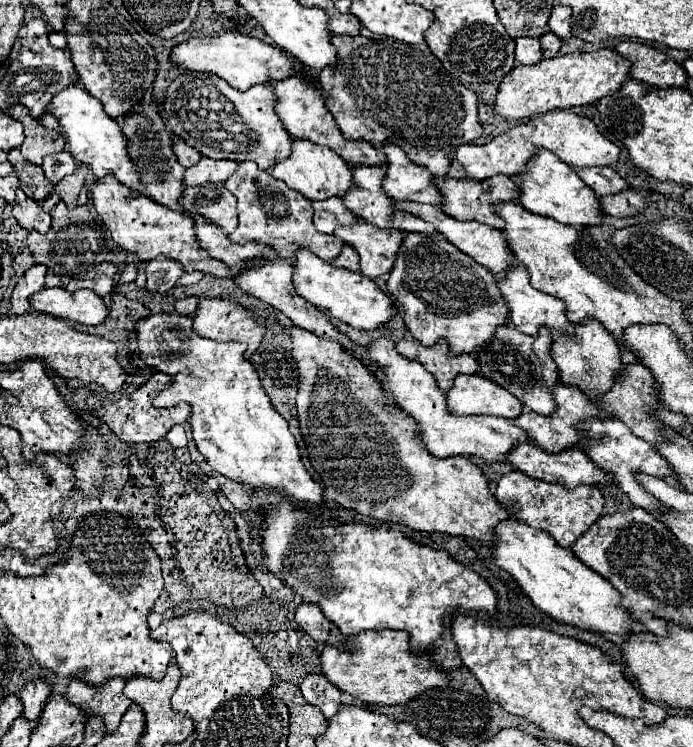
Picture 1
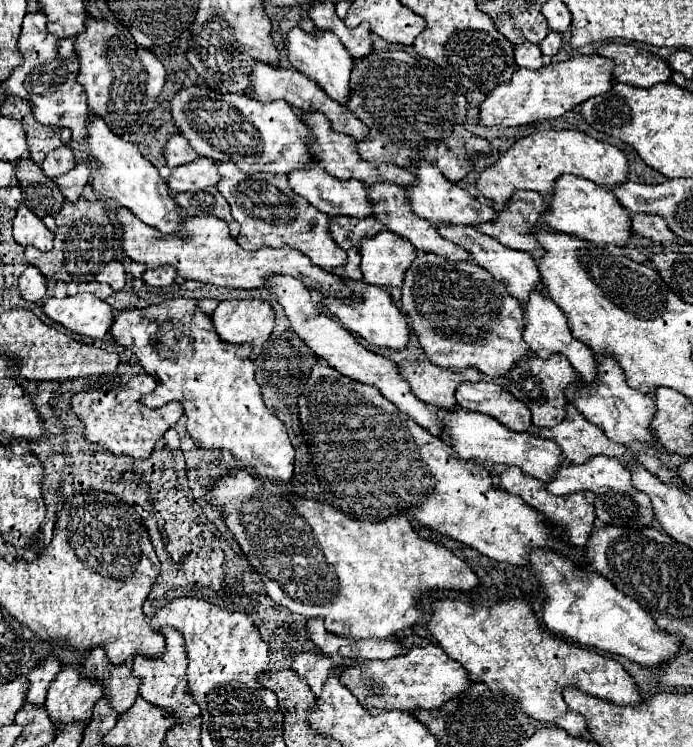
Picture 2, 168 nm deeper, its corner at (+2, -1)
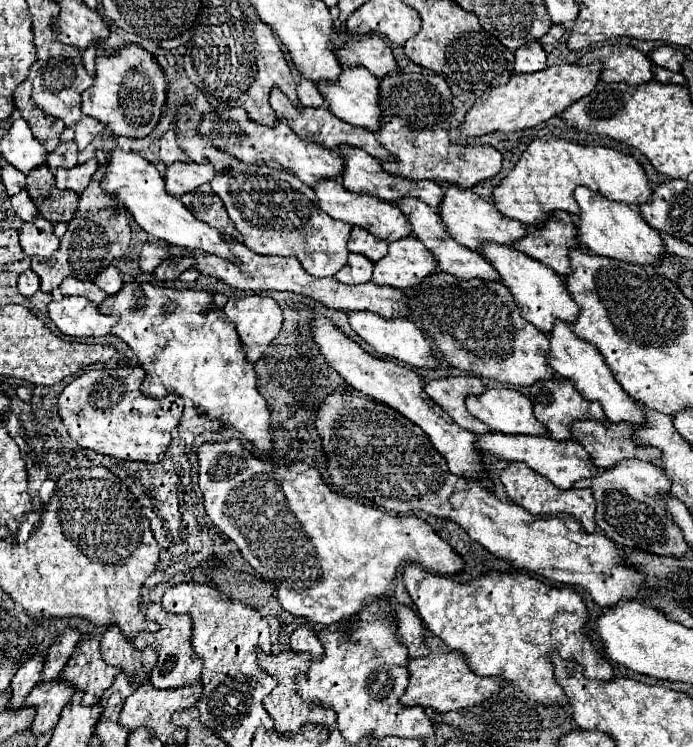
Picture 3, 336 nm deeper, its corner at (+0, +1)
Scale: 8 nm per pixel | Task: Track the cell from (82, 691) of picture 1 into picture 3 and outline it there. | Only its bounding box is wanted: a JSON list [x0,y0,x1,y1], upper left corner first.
[100,625,156,675]

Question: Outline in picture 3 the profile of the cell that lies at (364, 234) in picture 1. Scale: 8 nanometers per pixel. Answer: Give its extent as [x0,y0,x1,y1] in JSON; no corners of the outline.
[372,237,438,289]

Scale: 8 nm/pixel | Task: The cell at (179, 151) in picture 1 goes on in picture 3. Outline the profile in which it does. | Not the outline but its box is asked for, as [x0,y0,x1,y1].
[160,129,190,165]

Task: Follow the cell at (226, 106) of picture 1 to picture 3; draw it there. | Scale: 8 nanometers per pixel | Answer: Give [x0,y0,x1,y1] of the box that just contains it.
[202,113,344,187]

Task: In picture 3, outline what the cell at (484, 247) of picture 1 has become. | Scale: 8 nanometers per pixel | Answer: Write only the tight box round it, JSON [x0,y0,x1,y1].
[482,243,580,333]

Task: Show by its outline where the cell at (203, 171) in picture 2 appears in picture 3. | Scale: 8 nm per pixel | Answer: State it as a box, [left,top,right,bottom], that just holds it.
[164,163,214,197]

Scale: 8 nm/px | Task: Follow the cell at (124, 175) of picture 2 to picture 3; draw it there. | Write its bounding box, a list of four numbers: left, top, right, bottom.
[100,147,240,263]

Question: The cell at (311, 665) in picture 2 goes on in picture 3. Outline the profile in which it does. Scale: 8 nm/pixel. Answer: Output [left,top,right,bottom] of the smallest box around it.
[290,625,324,657]

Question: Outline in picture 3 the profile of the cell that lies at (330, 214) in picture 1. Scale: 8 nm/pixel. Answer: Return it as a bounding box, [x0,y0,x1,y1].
[348,227,388,263]

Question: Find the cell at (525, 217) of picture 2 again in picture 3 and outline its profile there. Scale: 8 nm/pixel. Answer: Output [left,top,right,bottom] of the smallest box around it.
[514,211,580,277]

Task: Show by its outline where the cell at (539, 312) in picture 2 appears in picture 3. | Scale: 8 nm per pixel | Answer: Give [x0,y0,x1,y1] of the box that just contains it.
[548,323,646,425]

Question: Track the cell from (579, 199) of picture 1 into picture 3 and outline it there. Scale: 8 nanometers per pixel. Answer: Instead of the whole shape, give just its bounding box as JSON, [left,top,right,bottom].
[576,187,666,265]

